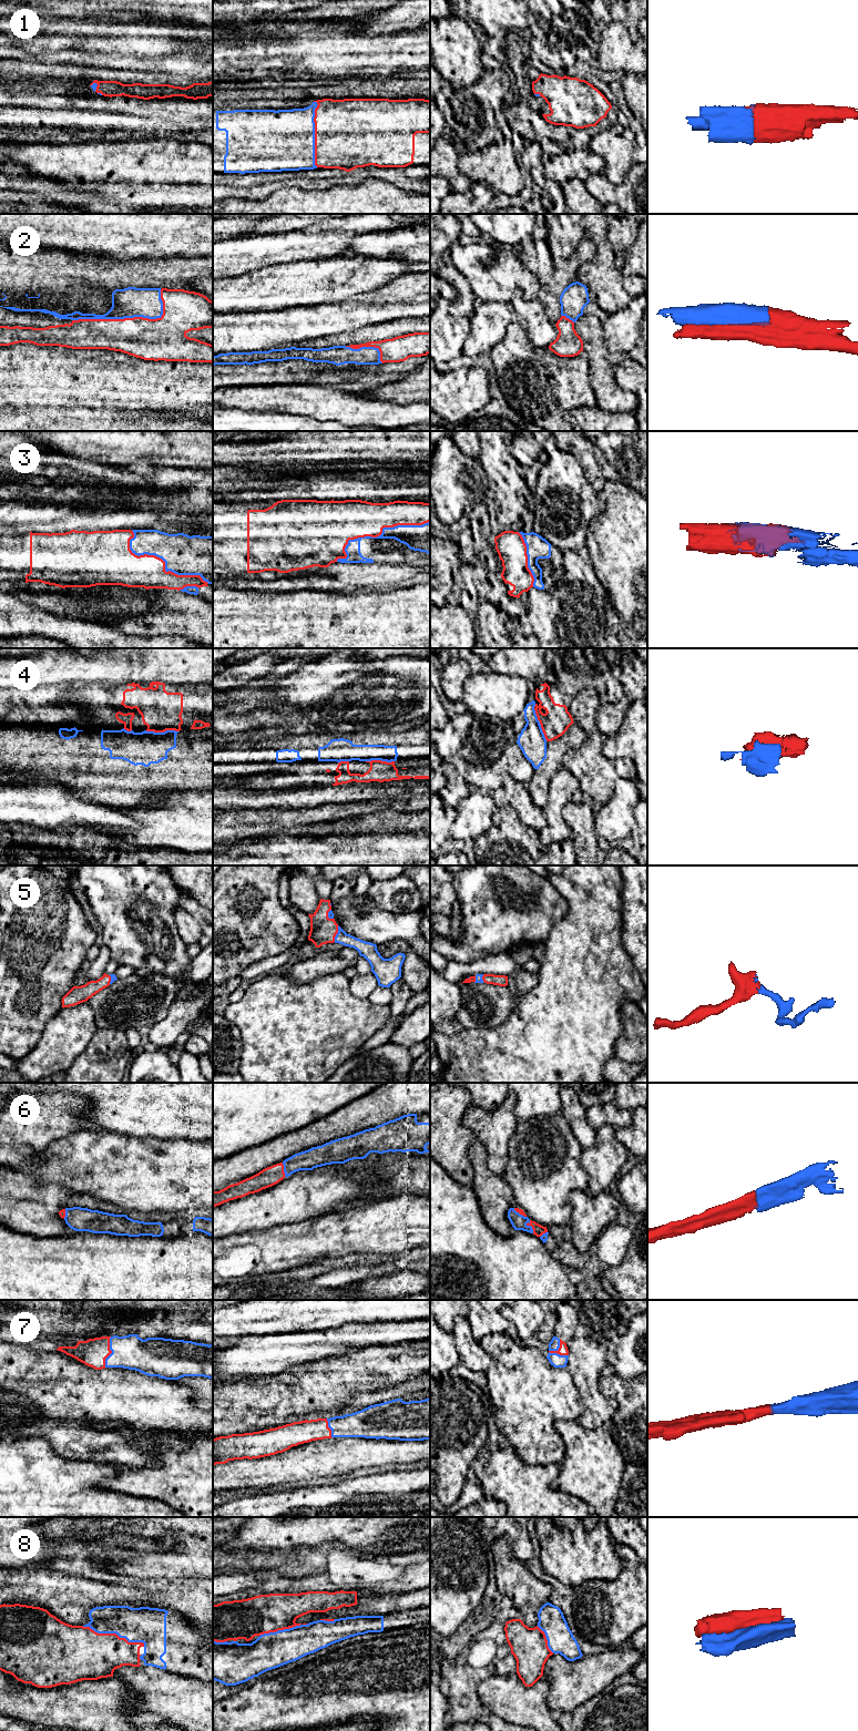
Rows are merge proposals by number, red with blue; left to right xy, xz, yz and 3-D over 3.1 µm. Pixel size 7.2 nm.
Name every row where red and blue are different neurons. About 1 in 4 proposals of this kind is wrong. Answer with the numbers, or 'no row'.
4

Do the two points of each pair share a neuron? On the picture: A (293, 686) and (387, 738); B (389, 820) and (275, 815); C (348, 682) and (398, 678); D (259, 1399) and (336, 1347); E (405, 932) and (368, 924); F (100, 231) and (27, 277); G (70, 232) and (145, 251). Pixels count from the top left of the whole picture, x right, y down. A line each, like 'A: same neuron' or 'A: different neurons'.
A: different neurons
B: different neurons
C: same neuron
D: different neurons
E: same neuron
F: different neurons
G: same neuron

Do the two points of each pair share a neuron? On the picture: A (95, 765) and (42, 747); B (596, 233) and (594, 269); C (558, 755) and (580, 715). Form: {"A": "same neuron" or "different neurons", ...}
{"A": "same neuron", "B": "same neuron", "C": "different neurons"}

